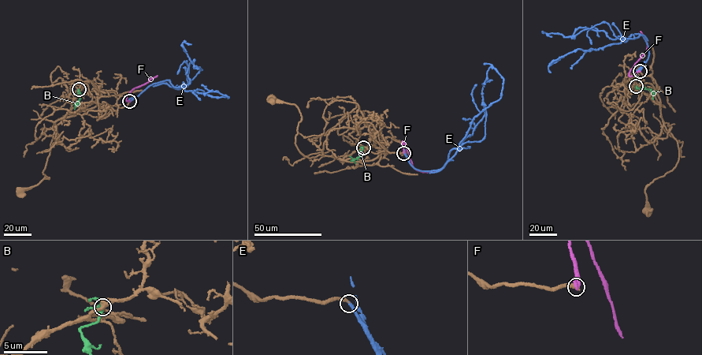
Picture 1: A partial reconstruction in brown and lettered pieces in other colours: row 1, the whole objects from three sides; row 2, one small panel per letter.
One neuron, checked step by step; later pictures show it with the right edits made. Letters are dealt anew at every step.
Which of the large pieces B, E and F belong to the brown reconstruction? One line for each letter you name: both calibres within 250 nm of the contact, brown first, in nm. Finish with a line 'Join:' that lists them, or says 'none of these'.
B: calibres 220 and 440 nm
E: calibres 240 and 280 nm
Join: B, E

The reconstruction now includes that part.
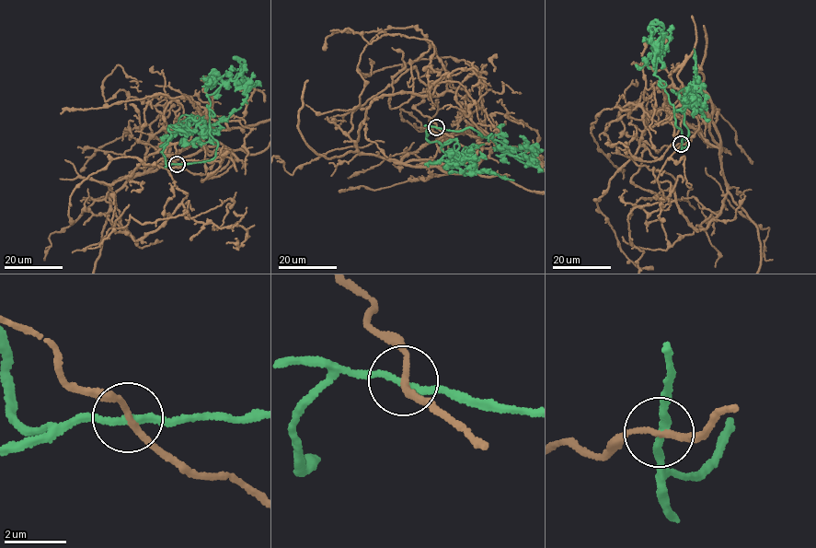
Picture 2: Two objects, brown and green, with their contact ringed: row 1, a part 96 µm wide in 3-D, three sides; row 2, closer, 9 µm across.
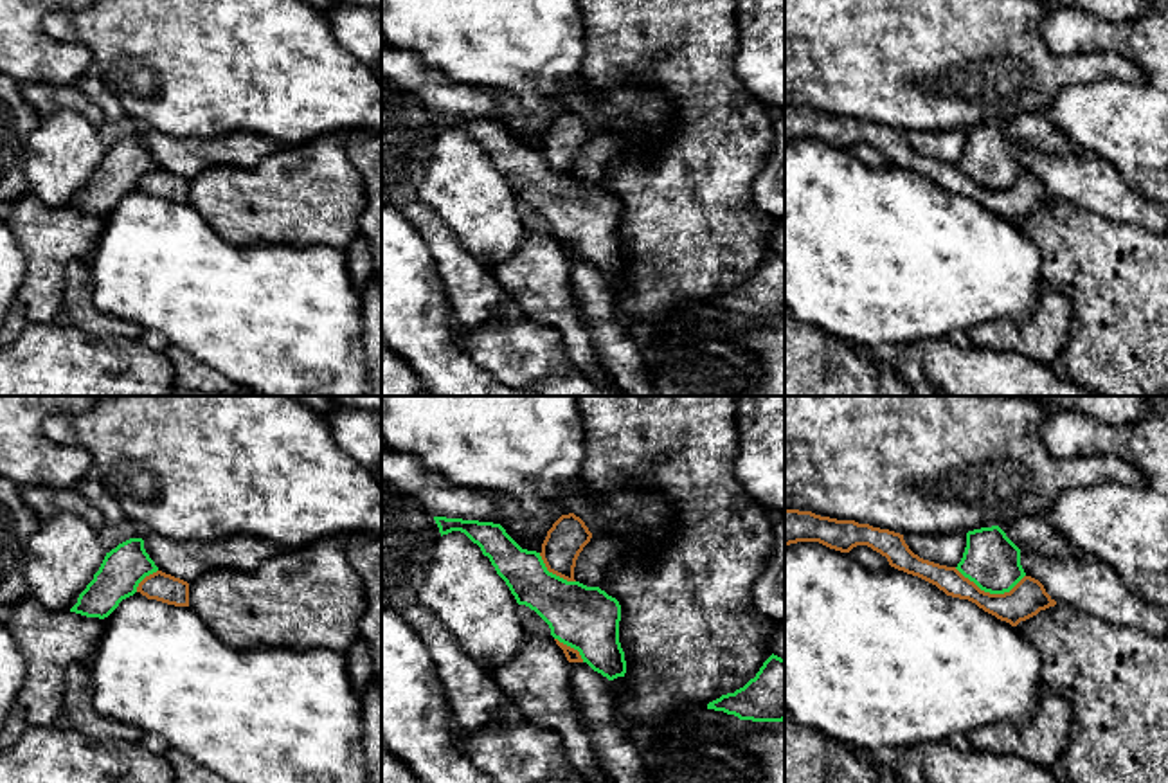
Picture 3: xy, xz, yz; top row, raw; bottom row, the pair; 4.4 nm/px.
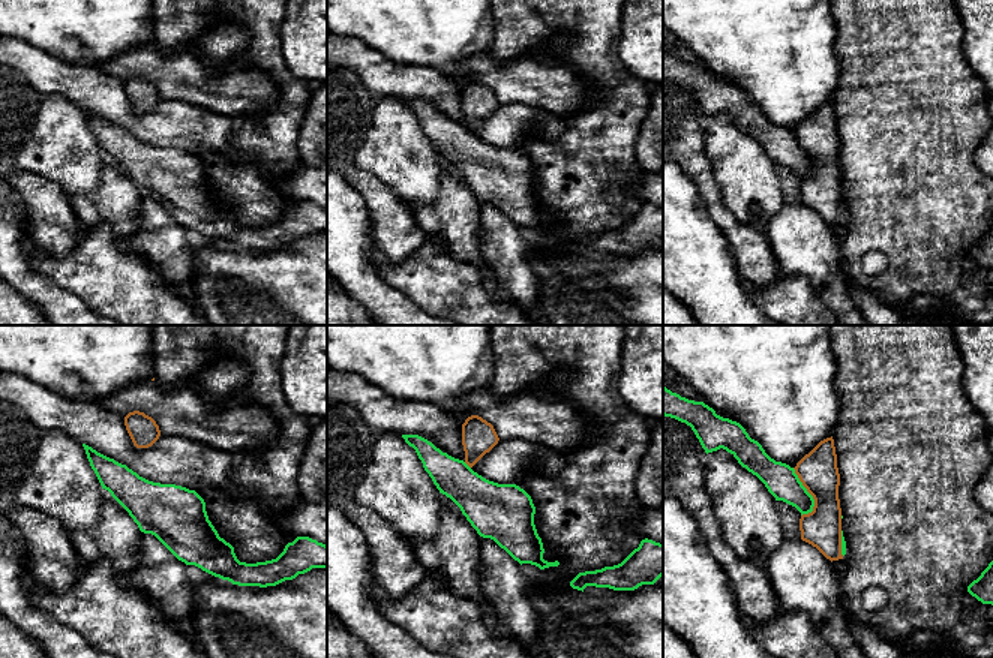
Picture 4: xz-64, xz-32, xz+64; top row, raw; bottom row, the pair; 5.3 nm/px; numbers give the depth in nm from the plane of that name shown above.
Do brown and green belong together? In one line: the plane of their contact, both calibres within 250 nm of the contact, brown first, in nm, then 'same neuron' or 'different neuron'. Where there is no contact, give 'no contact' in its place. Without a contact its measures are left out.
yz | 160/240 nm | different neuron

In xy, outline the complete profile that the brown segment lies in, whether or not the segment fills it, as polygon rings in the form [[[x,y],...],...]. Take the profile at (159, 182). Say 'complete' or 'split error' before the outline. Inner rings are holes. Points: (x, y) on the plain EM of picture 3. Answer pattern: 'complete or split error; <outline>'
complete; [[[162,167],[146,173],[139,180],[137,189],[148,196],[175,203],[189,203],[189,180]]]

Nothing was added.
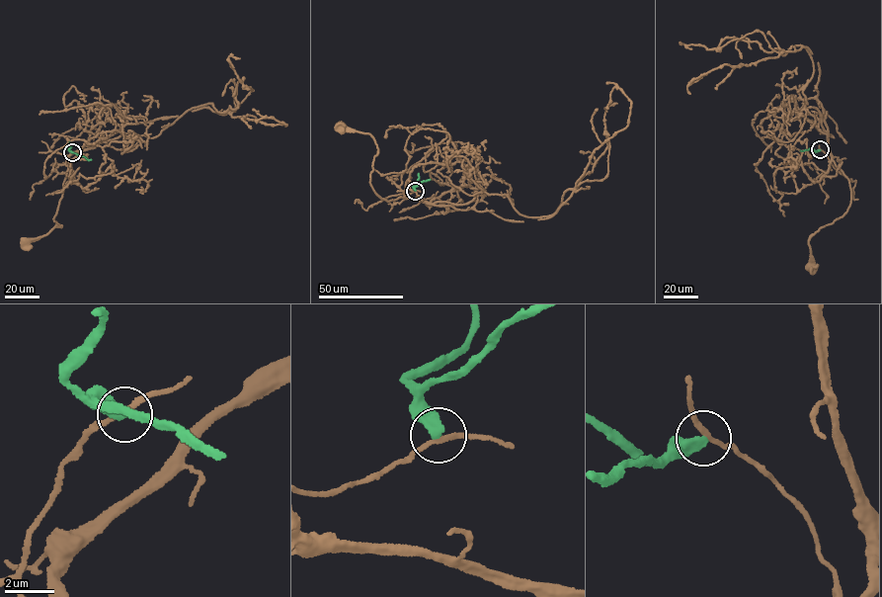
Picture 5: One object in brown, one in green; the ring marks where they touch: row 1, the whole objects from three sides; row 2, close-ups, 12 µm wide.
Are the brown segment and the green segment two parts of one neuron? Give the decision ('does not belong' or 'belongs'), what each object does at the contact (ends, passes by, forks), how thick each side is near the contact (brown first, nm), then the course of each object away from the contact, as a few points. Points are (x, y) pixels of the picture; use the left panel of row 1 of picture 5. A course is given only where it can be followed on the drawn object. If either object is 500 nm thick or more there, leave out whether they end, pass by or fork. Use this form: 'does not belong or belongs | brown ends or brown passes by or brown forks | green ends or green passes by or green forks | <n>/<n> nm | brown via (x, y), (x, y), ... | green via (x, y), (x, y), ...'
does not belong | brown passes by | green ends | 180/360 nm | brown via (73, 152), (66, 161), (67, 173), (53, 220), (61, 226), (26, 242) | green via (73, 152), (91, 160)

